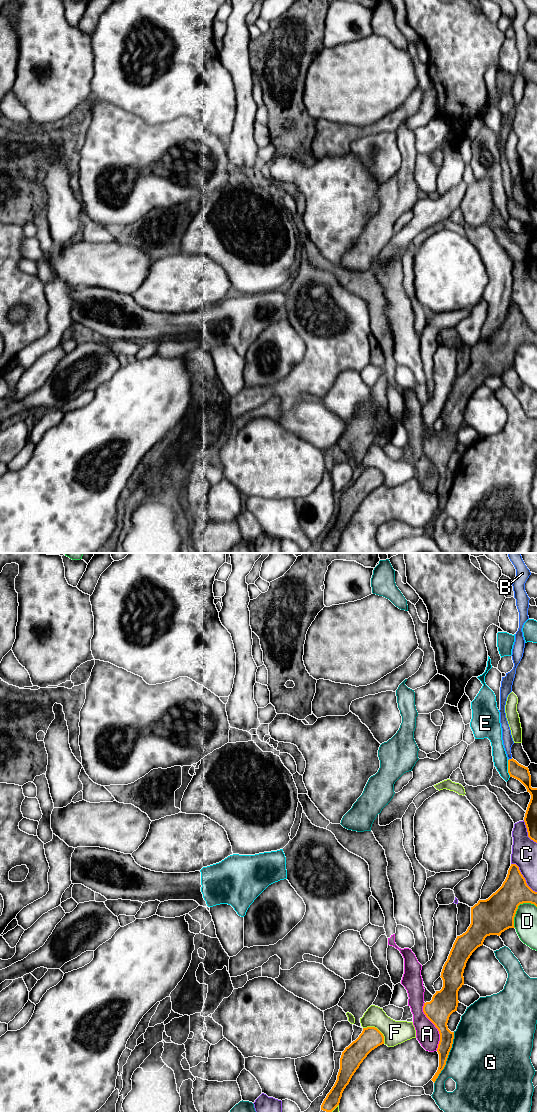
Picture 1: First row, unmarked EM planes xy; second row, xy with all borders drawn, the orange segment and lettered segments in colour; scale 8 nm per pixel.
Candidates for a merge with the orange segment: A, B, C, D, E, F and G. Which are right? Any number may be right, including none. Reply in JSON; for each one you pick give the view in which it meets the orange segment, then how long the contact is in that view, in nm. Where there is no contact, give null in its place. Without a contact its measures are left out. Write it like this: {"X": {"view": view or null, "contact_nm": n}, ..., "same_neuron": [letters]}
{"same_neuron": []}

